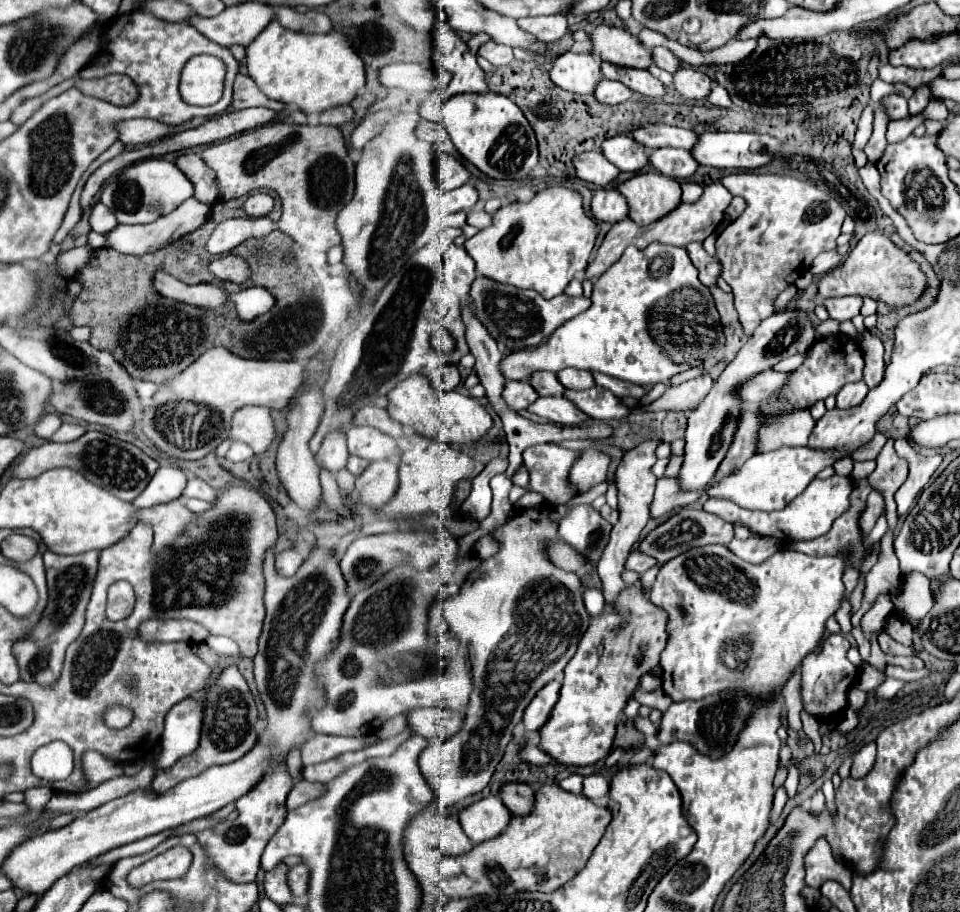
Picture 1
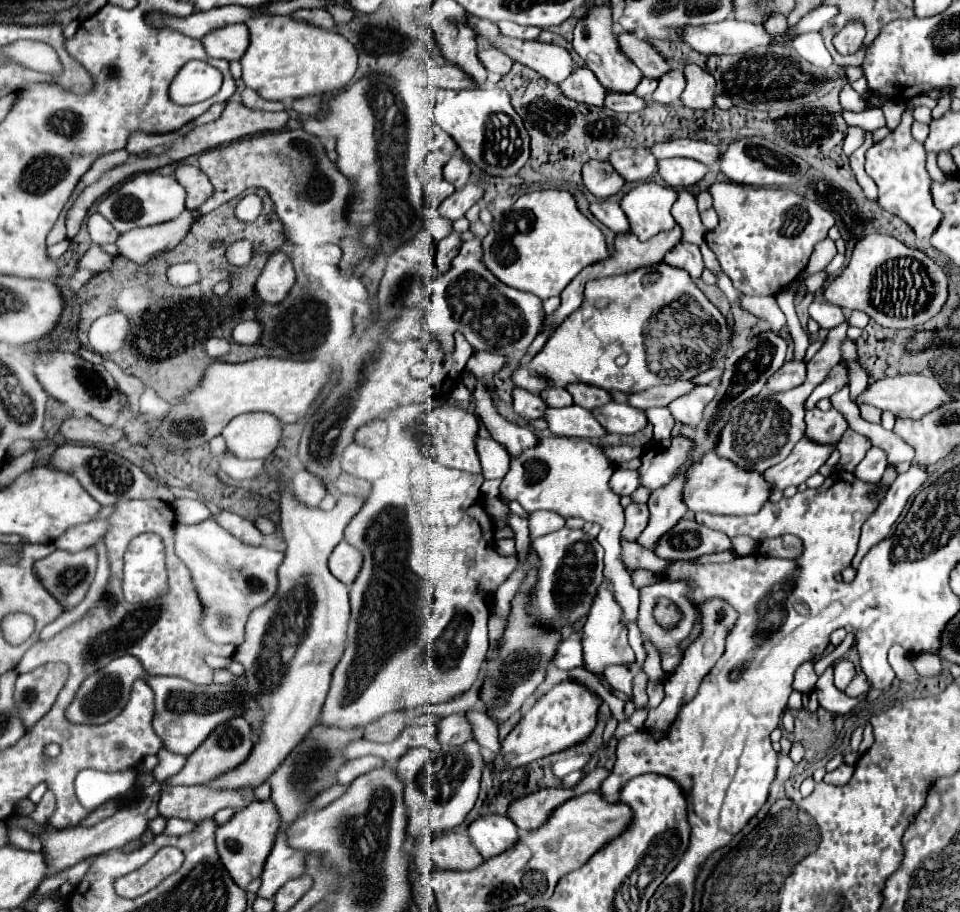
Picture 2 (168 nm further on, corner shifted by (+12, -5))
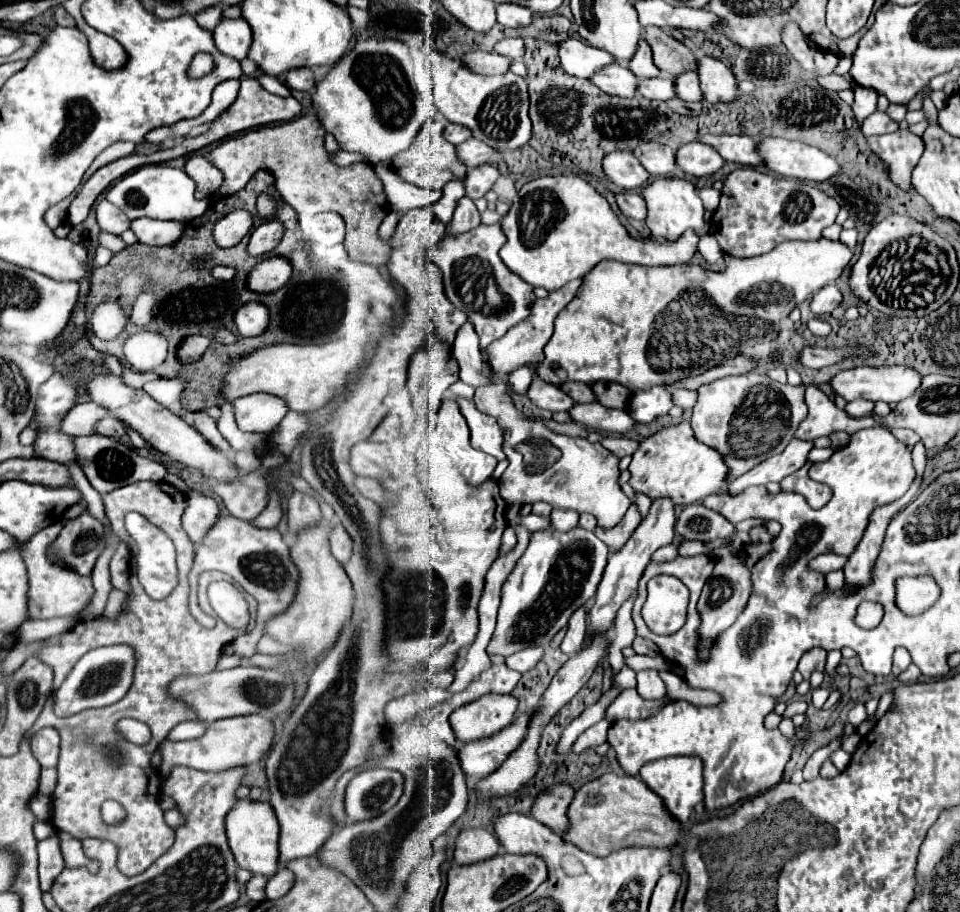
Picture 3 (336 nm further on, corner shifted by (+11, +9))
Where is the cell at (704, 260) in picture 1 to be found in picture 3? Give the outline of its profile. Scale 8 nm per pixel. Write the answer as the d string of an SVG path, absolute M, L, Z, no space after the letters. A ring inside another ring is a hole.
M559 175L539 177L525 183L513 197L511 209L499 221L507 243L499 255L503 263L533 287L561 289L571 279L583 277L603 259L637 265L679 265L689 263L697 253L699 233L687 229L679 239L639 241L631 239L609 203L581 177Z

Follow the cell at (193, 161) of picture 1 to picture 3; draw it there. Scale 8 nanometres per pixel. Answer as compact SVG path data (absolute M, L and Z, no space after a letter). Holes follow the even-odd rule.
M197 155L189 157L185 163L185 171L197 183L195 197L199 199L213 197L215 189L219 189L219 185L223 183L223 175L219 173L219 169L215 169L205 157L197 157Z

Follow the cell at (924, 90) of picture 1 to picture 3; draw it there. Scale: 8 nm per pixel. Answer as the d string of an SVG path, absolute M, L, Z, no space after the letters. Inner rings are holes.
M897 129L893 133L867 137L867 143L885 165L891 183L901 191L911 193L911 171L923 155L923 139L913 135L909 129Z

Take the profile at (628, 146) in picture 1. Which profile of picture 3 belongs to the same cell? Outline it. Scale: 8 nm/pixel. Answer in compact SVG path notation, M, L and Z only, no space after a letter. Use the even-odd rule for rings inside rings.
M641 143L633 149L633 155L641 161L651 177L667 177L675 173L675 151L661 143Z

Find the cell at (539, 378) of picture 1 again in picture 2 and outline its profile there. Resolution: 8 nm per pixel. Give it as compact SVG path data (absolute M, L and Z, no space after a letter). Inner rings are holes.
M552 387L552 389L542 391L540 395L542 395L542 399L544 399L550 407L570 407L570 405L574 405L574 399L572 399L572 395L570 395L566 389Z

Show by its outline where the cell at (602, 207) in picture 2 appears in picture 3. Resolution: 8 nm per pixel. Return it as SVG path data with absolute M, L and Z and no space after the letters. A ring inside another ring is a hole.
M623 191L615 193L615 203L619 205L619 211L627 219L643 221L647 217L647 209L643 205L643 197L639 197L639 191Z

